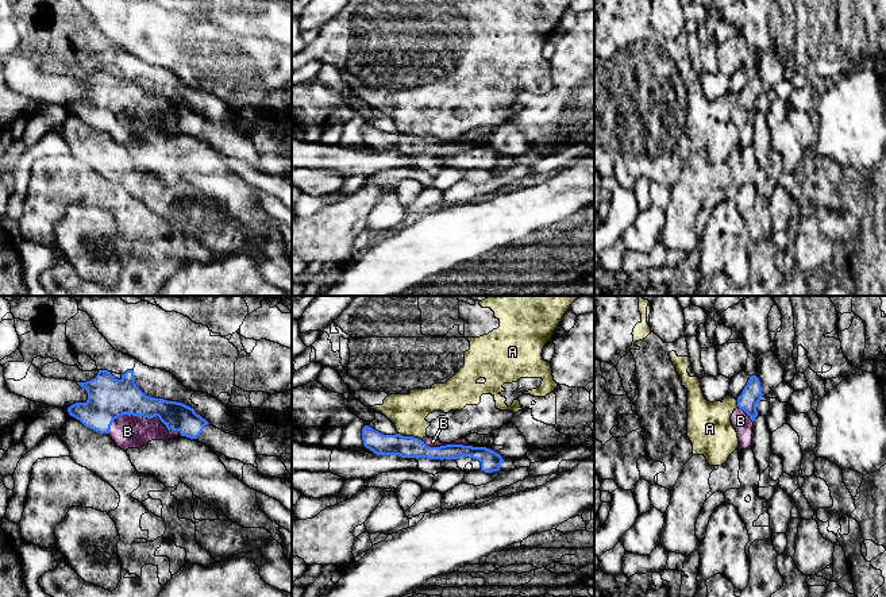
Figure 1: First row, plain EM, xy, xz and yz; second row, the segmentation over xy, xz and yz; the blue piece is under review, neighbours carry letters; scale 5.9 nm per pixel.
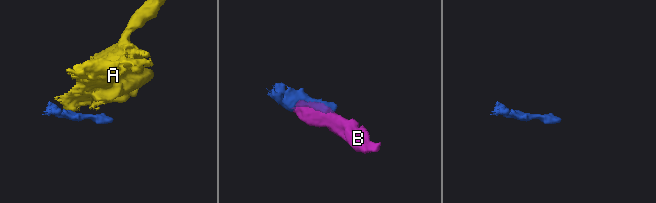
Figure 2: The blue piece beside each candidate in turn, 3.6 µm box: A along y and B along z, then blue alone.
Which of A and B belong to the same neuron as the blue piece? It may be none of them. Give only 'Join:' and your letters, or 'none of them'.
Join: B

